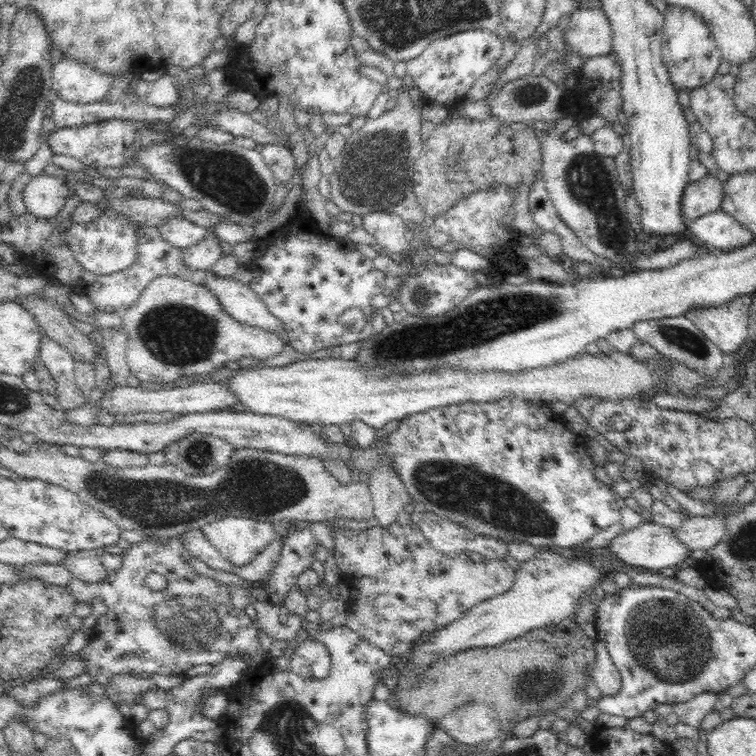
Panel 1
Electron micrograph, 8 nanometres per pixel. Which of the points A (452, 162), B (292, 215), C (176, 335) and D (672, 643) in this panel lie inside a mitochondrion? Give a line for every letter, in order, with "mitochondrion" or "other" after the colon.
A: mitochondrion
B: other
C: mitochondrion
D: mitochondrion

